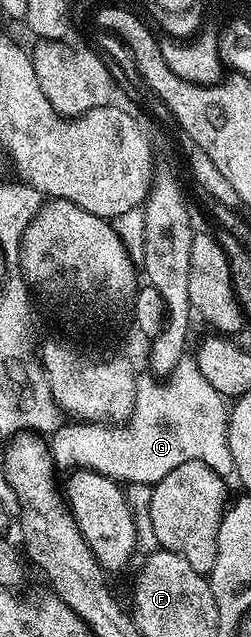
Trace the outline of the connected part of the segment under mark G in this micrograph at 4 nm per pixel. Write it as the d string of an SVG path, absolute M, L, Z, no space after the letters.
M186 356L181 358L166 380L158 380L149 374L137 378L136 398L125 424L114 426L106 423L84 423L77 428L81 430L62 428L49 436L49 451L53 465L58 471L97 471L125 484L154 486L172 469L191 462L207 464L217 475L229 478L234 475L234 461L231 460L229 446L228 411L226 399L207 383L196 359Z

